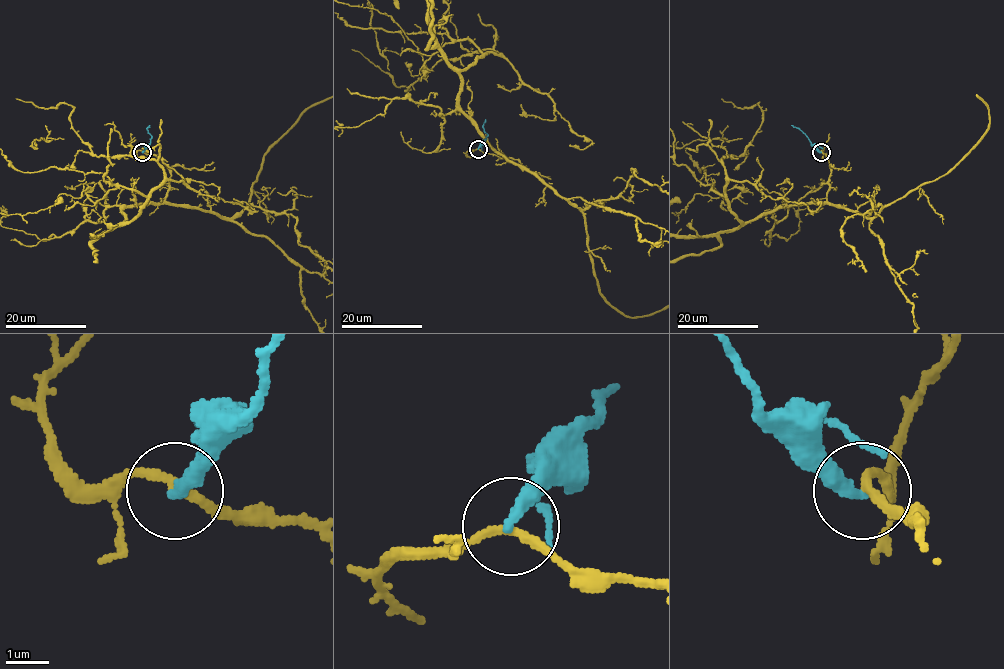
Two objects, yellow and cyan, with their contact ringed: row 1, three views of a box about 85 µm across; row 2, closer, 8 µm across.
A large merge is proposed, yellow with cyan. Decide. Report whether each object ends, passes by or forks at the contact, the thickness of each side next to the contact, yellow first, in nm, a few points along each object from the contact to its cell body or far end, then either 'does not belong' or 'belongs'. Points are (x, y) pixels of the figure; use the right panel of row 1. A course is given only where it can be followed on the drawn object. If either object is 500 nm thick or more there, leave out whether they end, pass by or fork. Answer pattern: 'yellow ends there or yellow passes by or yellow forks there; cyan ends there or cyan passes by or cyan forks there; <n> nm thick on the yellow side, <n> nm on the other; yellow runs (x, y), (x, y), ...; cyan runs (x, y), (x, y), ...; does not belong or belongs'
yellow passes by; cyan ends there; 190 nm thick on the yellow side, 320 nm on the other; cyan runs (820, 152), (791, 125); does not belong

